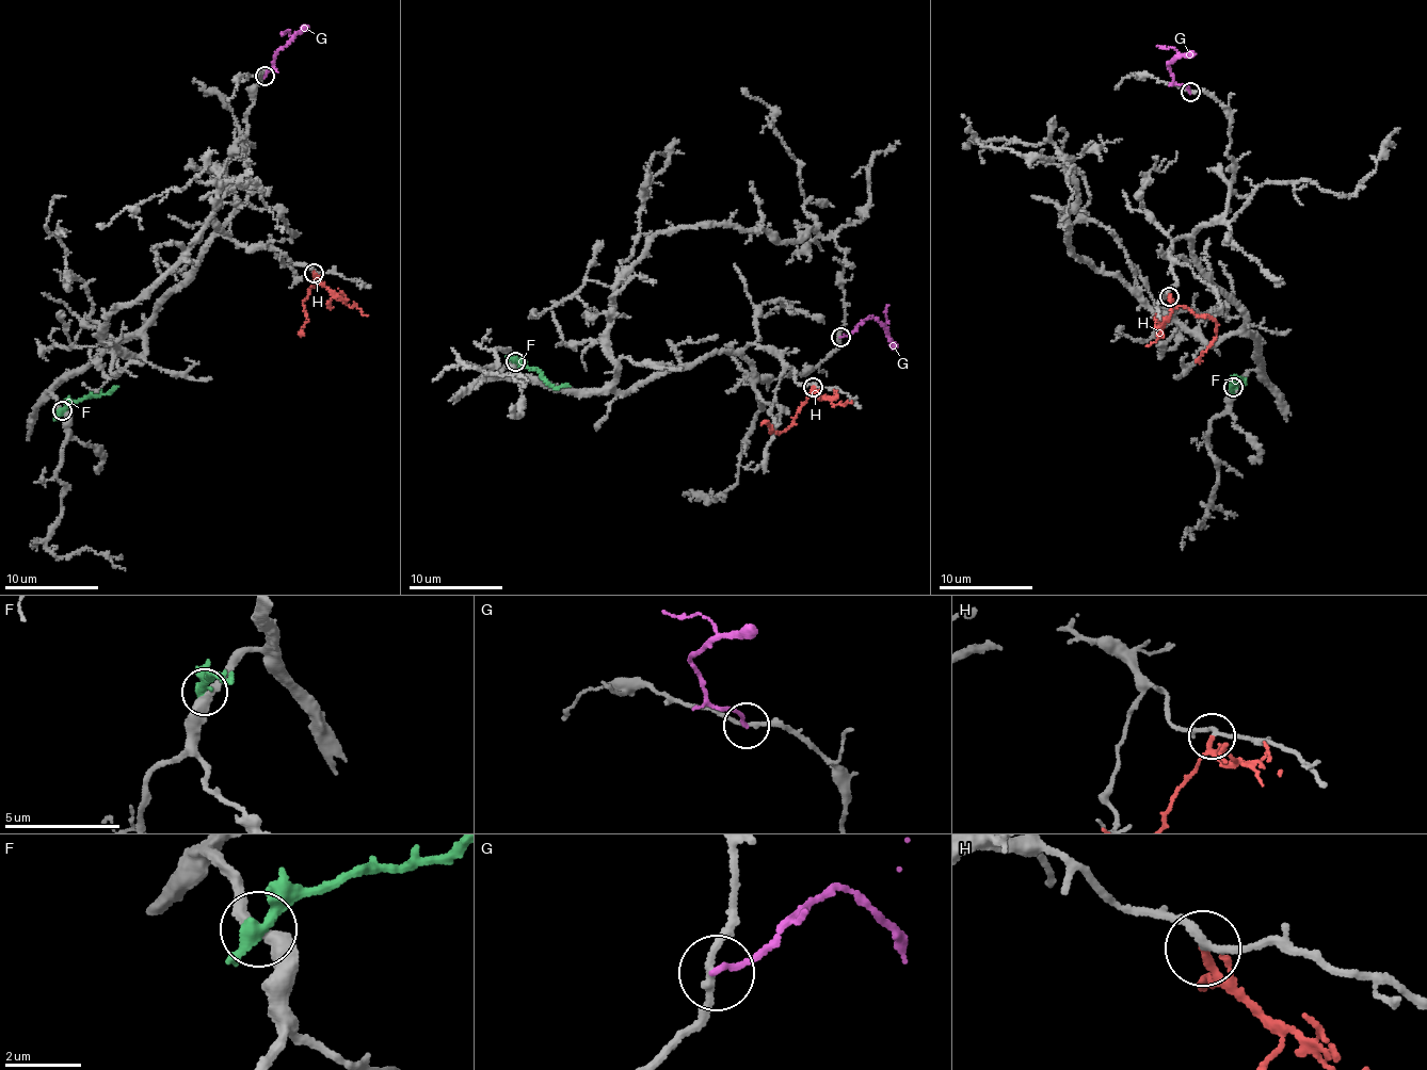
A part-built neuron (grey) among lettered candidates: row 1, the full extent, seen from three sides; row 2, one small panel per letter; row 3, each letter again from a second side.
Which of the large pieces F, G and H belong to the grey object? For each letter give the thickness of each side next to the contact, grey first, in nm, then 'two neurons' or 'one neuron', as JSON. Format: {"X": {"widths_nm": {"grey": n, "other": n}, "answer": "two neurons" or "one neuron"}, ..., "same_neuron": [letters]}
{"F": {"widths_nm": {"grey": 360, "other": 440}, "answer": "two neurons"}, "G": {"widths_nm": {"grey": 170, "other": 150}, "answer": "two neurons"}, "H": {"widths_nm": {"grey": 190, "other": 200}, "answer": "two neurons"}, "same_neuron": []}

